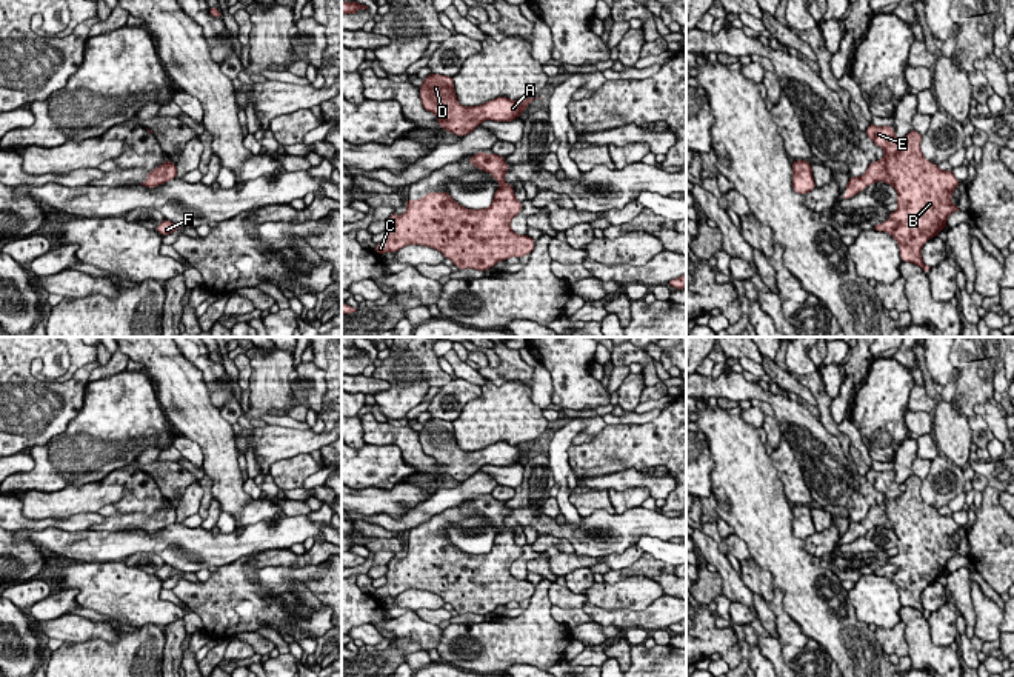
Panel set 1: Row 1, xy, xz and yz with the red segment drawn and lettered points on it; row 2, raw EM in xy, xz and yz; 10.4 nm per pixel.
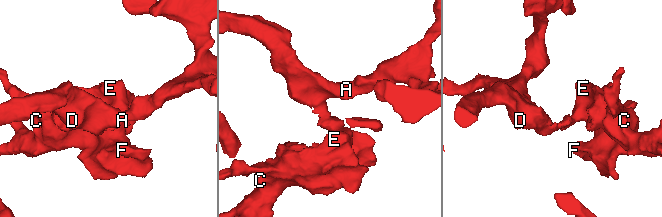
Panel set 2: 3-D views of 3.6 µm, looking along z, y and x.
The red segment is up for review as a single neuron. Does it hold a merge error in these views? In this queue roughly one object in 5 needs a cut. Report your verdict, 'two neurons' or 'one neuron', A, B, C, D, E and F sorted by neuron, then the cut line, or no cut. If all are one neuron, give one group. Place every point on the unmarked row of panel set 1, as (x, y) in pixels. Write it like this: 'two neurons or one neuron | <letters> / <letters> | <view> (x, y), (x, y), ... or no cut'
one neuron | A B C D E F | no cut

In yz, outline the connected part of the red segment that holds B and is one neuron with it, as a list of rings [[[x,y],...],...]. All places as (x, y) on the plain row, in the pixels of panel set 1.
[[[894,471],[866,472],[866,480],[885,495],[879,506],[871,506],[862,522],[849,522],[846,539],[851,543],[876,526],[885,526],[897,535],[899,554],[876,569],[876,575],[892,580],[902,606],[919,609],[926,619],[931,611],[922,605],[923,589],[946,571],[948,560],[960,555],[951,540],[960,528],[952,515],[942,515],[920,495],[922,479],[911,475],[897,483]]]

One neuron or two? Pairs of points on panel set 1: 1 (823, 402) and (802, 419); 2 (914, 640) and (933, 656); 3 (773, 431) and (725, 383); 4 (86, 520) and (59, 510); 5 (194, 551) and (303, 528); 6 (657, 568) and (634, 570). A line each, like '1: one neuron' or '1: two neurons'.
1: two neurons
2: one neuron
3: two neurons
4: two neurons
5: one neuron
6: one neuron

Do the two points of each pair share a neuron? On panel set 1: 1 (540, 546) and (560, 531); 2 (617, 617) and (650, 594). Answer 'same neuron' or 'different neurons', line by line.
1: different neurons
2: different neurons

